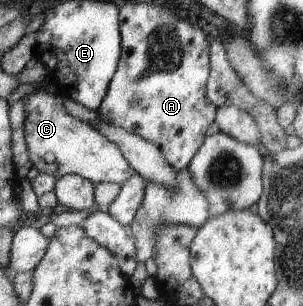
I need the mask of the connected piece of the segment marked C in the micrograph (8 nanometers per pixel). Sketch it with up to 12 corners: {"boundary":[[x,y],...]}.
{"boundary":[[44,88],[23,99],[40,173],[122,184],[117,144]]}

